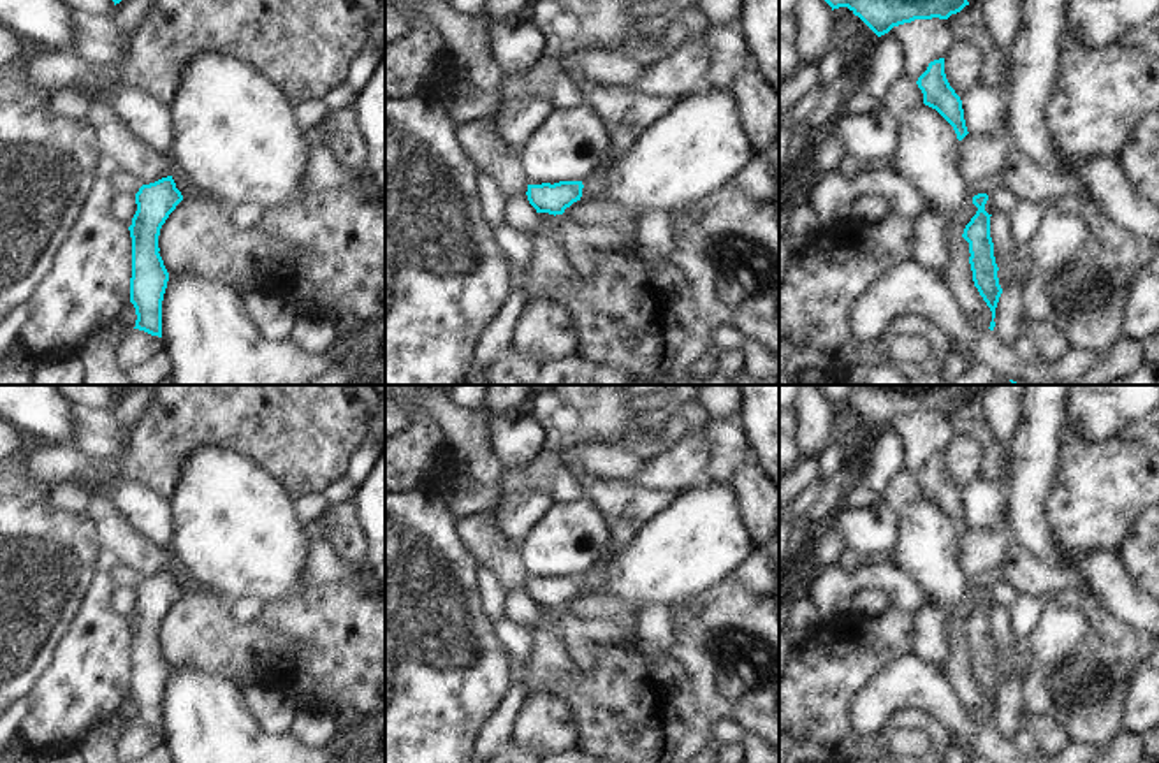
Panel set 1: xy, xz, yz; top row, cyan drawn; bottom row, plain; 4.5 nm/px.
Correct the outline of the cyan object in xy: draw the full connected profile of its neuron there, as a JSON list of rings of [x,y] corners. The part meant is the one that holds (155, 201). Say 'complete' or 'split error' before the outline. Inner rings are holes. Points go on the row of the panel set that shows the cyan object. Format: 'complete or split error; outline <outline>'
complete; outline [[[172,176],[142,185],[135,193],[137,211],[128,227],[132,237],[130,302],[135,327],[162,338],[162,301],[169,281],[158,248],[160,229],[183,200]]]

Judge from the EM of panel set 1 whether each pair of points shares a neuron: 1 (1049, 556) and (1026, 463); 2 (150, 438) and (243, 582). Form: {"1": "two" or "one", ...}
{"1": "one", "2": "two"}

